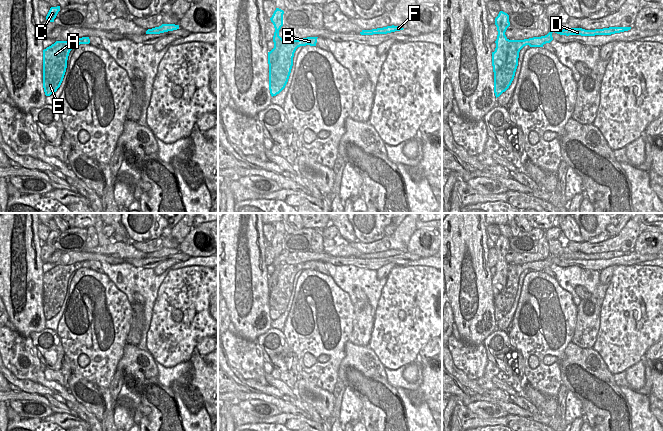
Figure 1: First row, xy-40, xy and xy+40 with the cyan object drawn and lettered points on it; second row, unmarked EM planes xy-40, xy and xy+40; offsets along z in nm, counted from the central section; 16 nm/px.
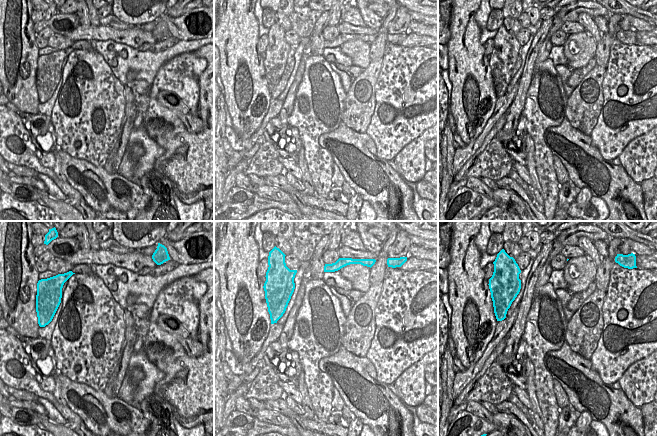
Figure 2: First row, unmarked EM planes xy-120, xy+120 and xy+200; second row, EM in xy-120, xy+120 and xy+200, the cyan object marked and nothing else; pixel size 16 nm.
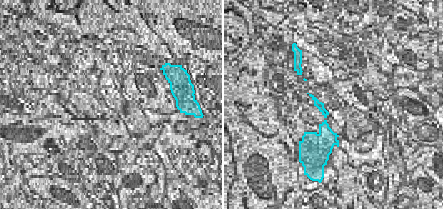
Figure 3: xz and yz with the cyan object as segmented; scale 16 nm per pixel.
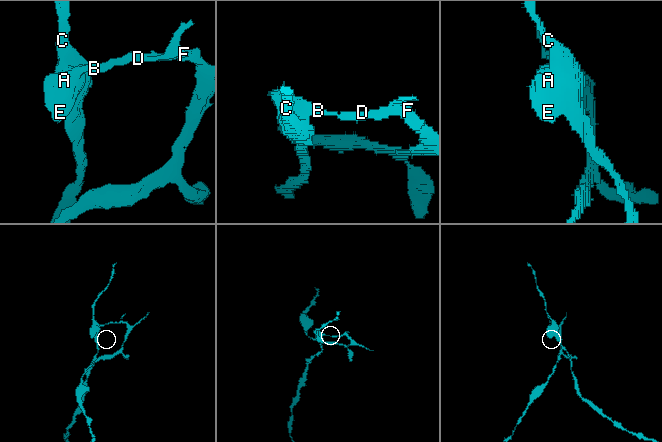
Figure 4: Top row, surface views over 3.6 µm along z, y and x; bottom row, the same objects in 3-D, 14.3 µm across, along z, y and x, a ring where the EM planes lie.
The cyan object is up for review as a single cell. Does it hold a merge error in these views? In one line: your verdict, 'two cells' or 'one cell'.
two cells

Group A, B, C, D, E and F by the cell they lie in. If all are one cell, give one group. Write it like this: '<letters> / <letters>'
A B D F / C E

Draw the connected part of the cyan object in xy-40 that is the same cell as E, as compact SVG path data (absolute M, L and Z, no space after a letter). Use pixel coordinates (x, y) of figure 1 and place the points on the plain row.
M62 292L61 297L51 295L47 302L43 301L43 312L46 320L50 320L57 315L63 305L65 296L66 292Z

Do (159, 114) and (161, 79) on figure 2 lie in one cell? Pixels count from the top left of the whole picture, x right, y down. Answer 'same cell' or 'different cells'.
same cell

